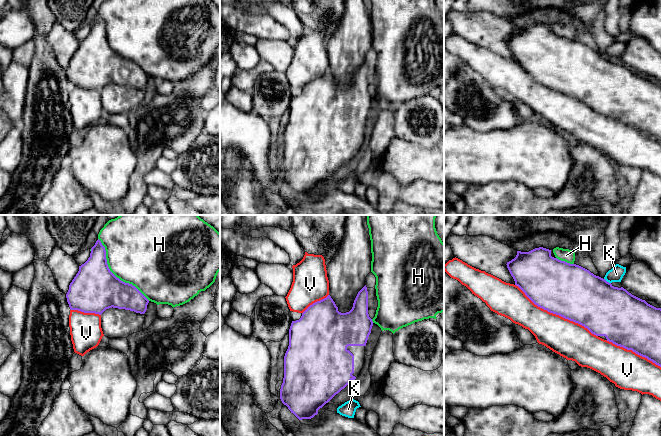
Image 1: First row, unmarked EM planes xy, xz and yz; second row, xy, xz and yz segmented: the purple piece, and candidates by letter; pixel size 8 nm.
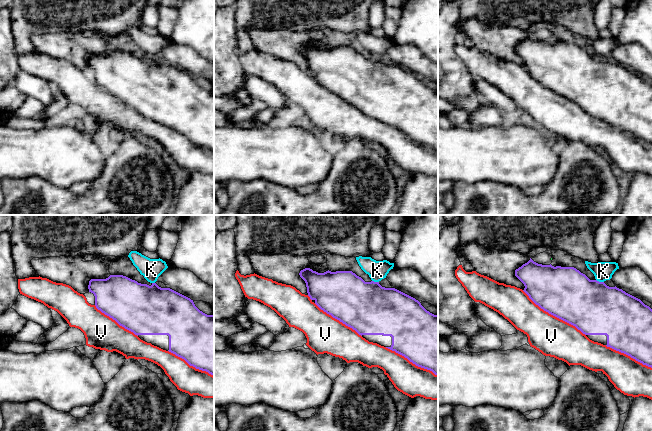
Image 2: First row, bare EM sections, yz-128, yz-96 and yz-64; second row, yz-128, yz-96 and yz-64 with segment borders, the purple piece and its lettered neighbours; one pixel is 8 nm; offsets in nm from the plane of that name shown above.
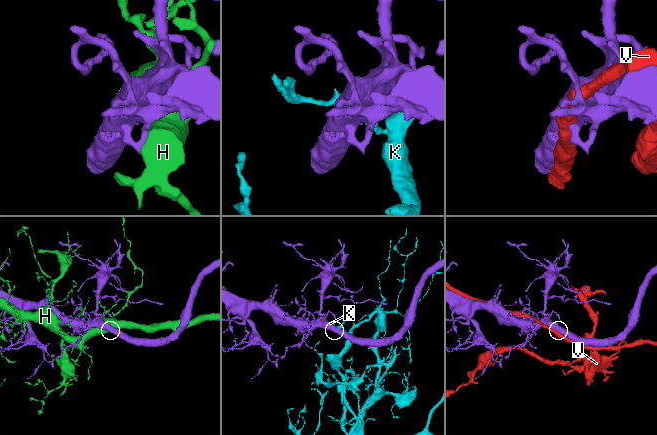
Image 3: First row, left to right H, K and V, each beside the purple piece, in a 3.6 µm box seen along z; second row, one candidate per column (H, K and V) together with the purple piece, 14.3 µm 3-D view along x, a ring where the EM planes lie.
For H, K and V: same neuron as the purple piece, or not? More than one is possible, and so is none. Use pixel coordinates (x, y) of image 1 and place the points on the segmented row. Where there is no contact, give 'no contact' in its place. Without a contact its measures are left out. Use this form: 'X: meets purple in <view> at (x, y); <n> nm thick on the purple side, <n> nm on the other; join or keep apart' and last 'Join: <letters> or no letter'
H: meets purple in xy at (113, 274); 380 nm thick on the purple side, 480 nm on the other; keep apart
K: meets purple in yz at (606, 281); 420 nm thick on the purple side, 120 nm on the other; keep apart
V: meets purple in yz at (556, 314); 440 nm thick on the purple side, 300 nm on the other; keep apart
Join: no letter

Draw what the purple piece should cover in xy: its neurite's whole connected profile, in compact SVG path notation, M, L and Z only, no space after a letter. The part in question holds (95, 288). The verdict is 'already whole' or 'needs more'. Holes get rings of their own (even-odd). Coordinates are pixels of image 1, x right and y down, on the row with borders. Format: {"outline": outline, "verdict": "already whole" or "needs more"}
{"outline": "M99 239L91 248L88 260L79 266L78 273L69 285L66 298L71 310L99 315L112 307L144 314L149 303L149 300L135 286L121 281L110 271L105 247Z", "verdict": "already whole"}

